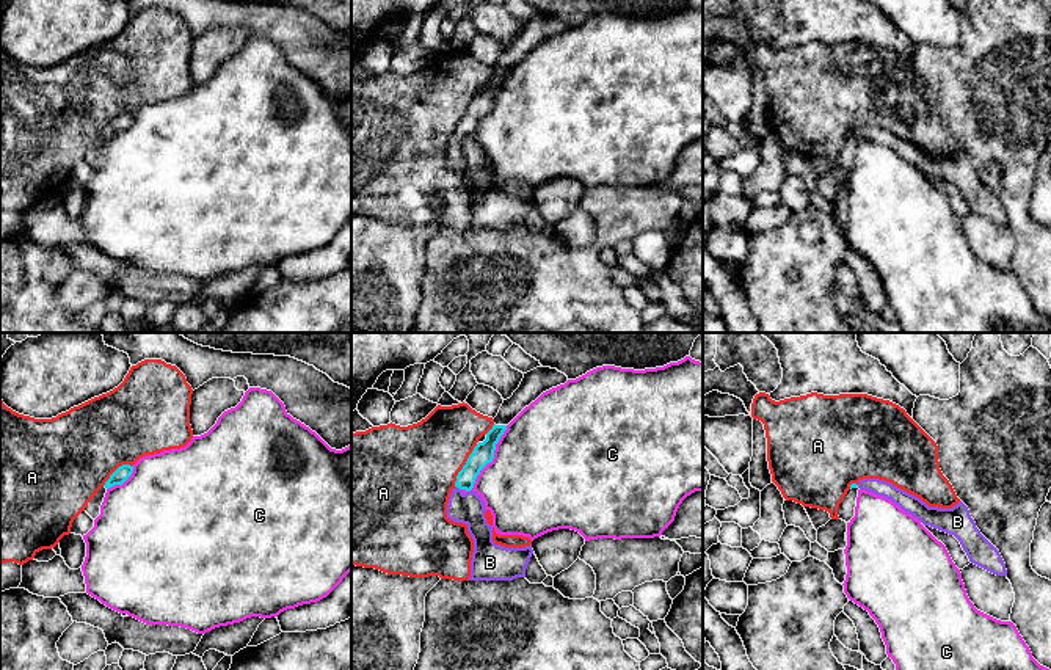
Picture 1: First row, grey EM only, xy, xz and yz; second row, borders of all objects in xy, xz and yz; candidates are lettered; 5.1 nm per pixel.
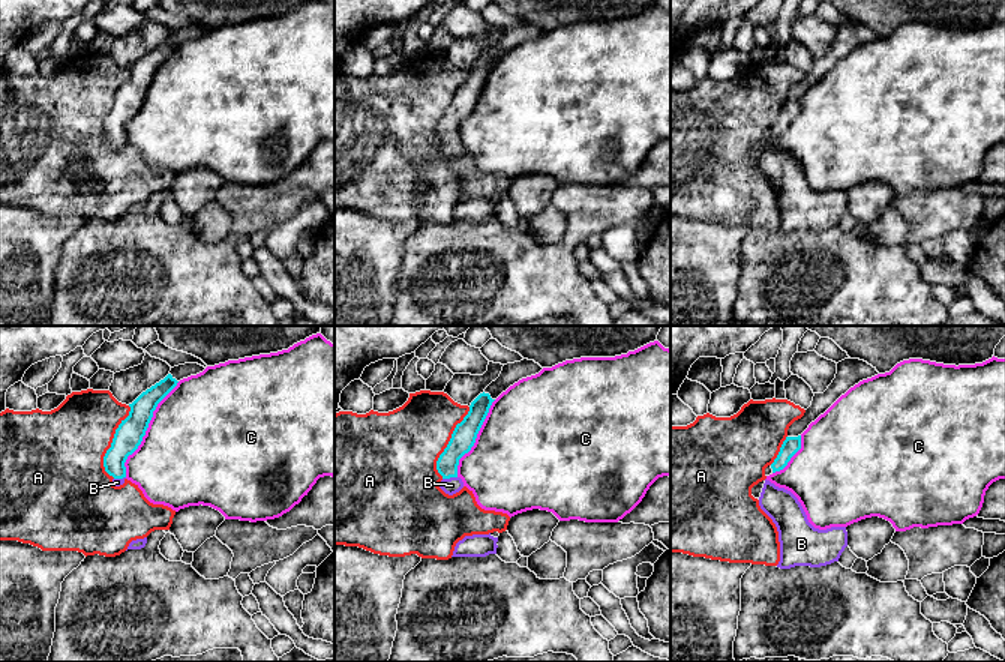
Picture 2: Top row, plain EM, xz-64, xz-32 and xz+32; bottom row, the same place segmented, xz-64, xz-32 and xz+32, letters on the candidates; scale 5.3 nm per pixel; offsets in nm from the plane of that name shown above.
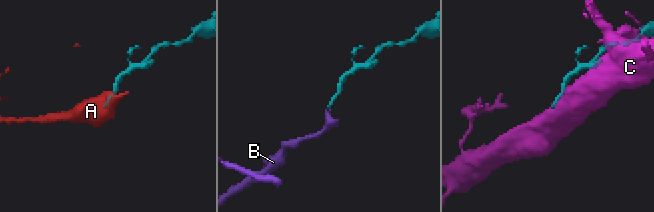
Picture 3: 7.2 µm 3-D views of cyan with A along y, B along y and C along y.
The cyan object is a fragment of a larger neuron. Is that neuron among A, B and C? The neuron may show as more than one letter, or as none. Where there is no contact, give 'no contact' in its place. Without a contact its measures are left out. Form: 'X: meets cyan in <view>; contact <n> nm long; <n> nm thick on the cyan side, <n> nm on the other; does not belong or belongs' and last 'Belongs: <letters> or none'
A: meets cyan in xz; contact 260 nm long; 110 nm thick on the cyan side, 440 nm on the other; does not belong
B: meets cyan in xz; contact 30 nm long; 110 nm thick on the cyan side, 160 nm on the other; belongs
C: meets cyan in xz; contact 380 nm long; 110 nm thick on the cyan side, 500 nm on the other; does not belong
Belongs: B

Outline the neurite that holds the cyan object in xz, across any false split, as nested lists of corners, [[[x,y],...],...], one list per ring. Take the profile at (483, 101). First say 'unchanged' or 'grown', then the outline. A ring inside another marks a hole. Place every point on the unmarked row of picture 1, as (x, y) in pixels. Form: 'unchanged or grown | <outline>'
grown | [[[493,74],[486,88],[478,91],[456,124],[455,137],[447,152],[447,166],[467,174],[474,188],[469,229],[513,229],[526,226],[526,217],[533,202],[526,196],[505,196],[493,190],[493,174],[485,166],[485,151],[472,137],[480,119],[493,110],[496,93],[507,74]]]

